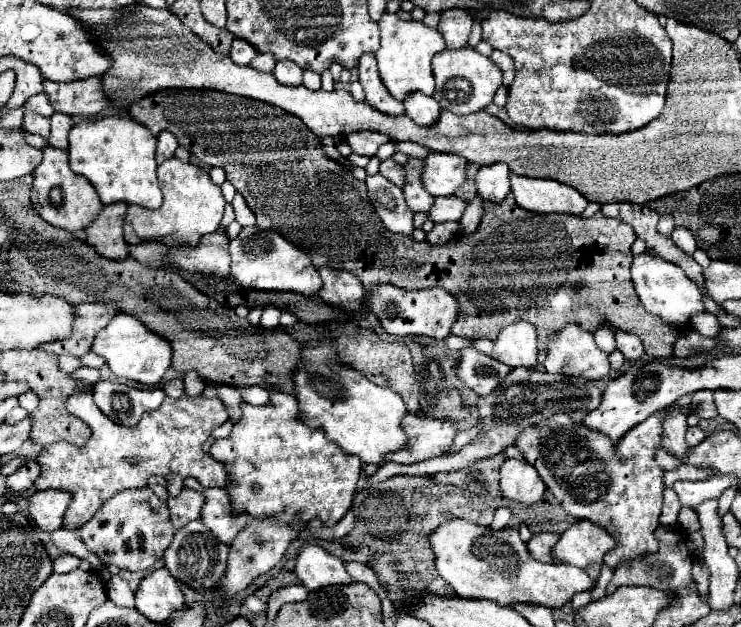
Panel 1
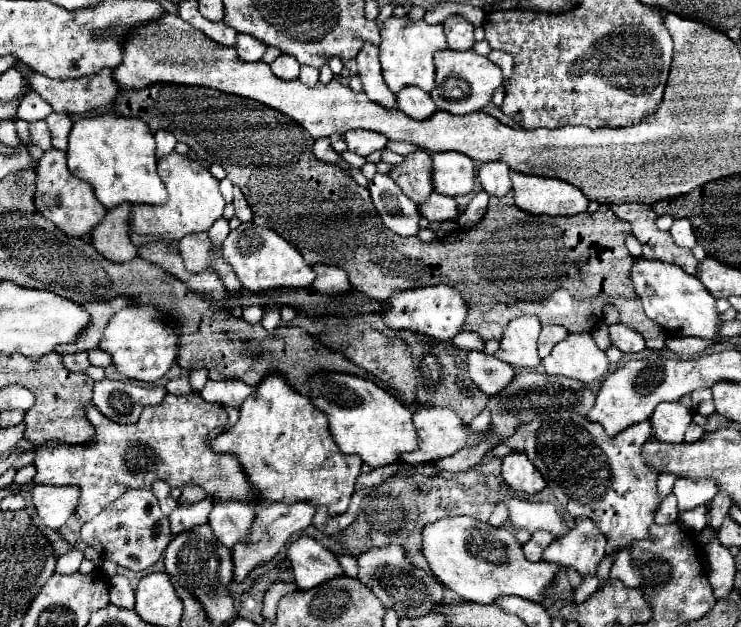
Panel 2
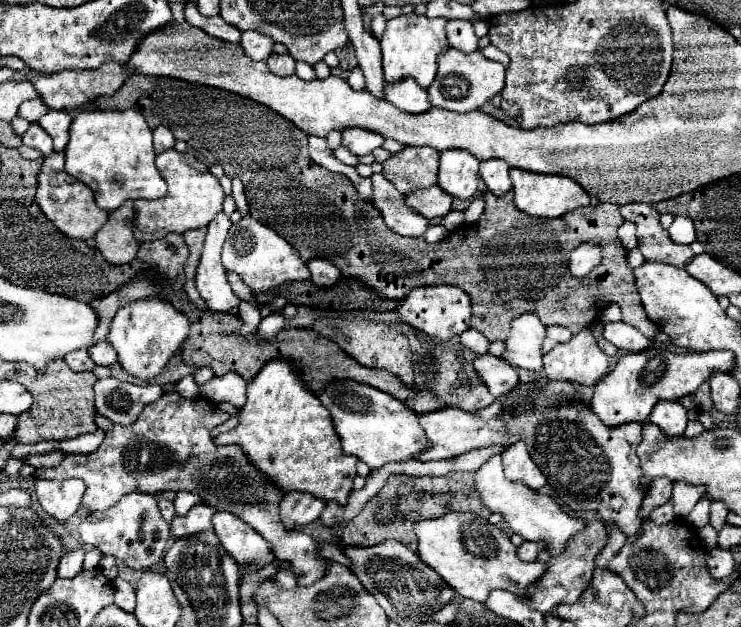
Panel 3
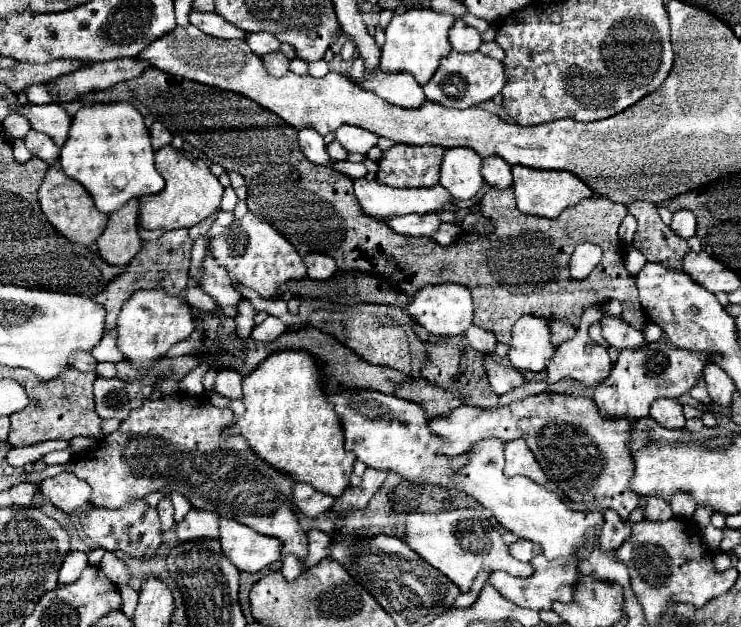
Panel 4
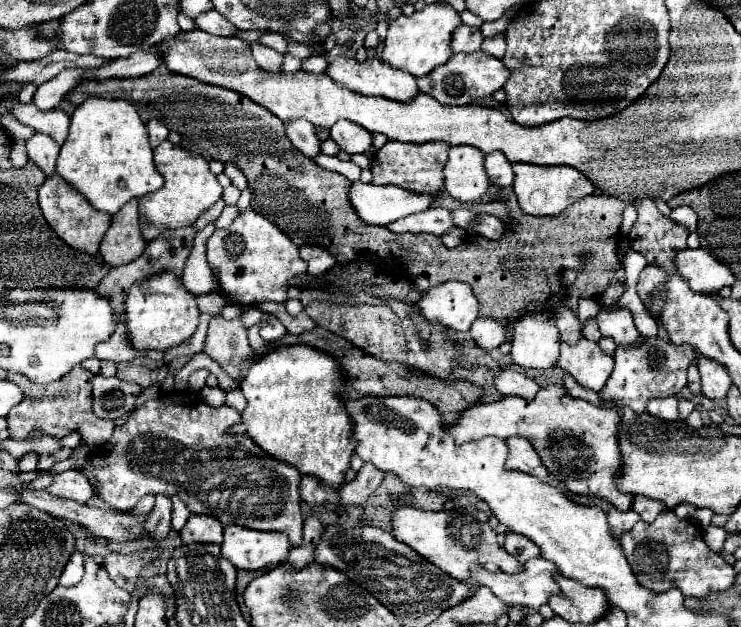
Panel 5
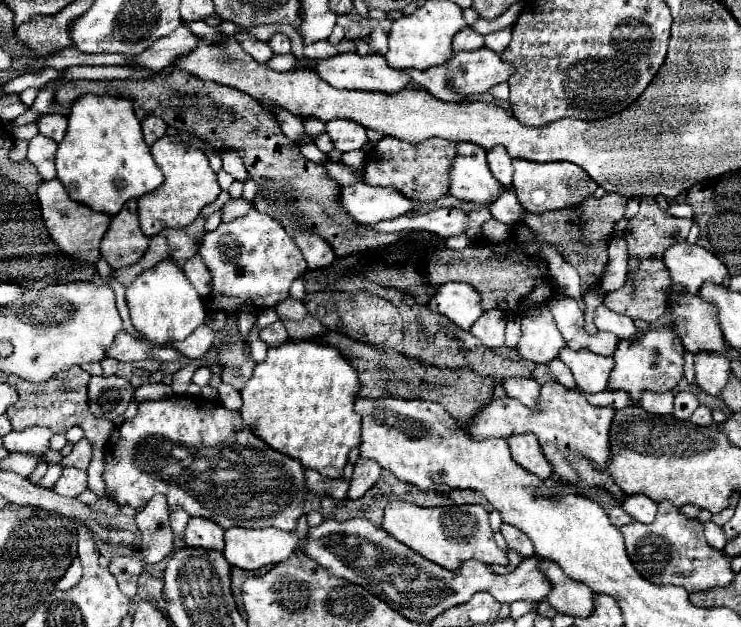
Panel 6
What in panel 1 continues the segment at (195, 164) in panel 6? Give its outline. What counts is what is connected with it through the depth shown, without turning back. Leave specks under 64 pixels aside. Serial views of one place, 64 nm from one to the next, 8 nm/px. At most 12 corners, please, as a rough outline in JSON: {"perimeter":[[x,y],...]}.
{"perimeter":[[158,166],[164,204],[128,206],[128,244],[198,246],[226,200],[206,170]]}

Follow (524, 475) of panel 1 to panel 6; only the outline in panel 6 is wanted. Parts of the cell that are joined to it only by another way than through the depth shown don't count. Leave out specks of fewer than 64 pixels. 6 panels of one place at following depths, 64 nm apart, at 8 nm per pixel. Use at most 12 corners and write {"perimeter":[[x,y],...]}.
{"perimeter":[[534,434],[510,436],[512,458],[542,480],[552,466]]}

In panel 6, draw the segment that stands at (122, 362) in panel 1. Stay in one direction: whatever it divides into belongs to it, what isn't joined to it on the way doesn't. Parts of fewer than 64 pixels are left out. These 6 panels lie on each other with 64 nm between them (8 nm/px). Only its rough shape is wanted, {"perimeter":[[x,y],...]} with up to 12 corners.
{"perimeter":[[174,260],[126,288],[136,332],[156,346],[206,320]]}

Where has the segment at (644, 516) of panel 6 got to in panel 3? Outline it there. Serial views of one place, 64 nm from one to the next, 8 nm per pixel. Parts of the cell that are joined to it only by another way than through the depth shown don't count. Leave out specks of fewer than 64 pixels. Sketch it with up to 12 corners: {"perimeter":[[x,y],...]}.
{"perimeter":[[672,502],[652,510],[650,520],[666,524],[674,520]]}

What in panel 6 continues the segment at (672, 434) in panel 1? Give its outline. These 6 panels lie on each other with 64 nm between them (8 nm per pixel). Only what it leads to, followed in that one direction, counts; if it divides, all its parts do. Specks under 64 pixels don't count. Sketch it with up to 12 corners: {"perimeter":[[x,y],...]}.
{"perimeter":[[674,392],[642,394],[642,408],[650,414],[672,414]]}

